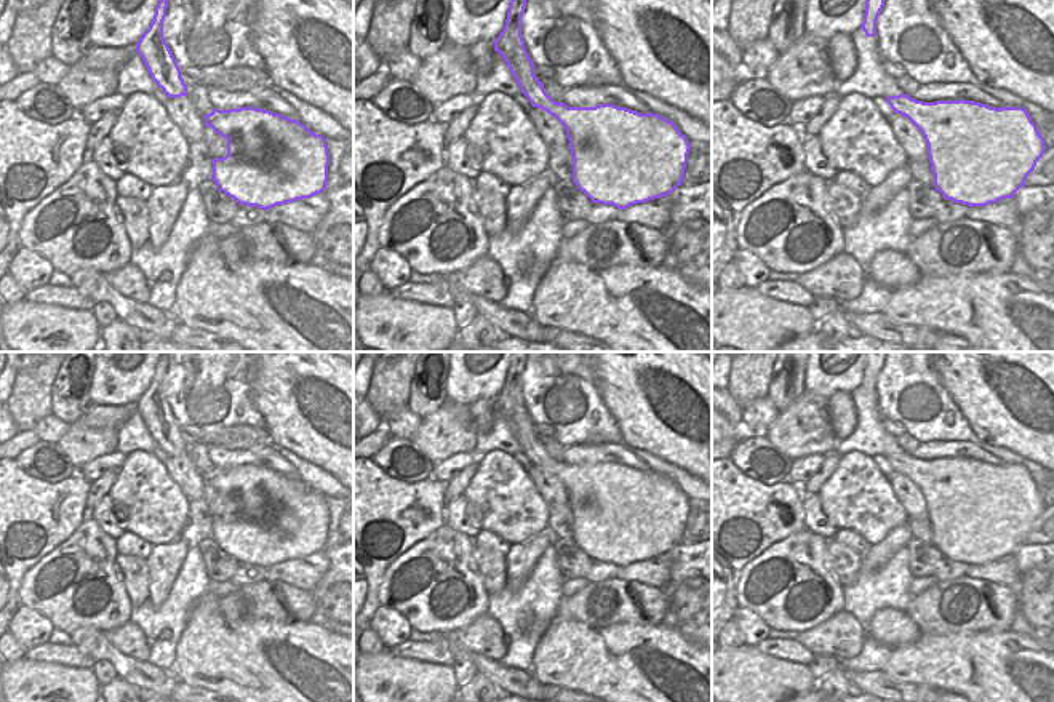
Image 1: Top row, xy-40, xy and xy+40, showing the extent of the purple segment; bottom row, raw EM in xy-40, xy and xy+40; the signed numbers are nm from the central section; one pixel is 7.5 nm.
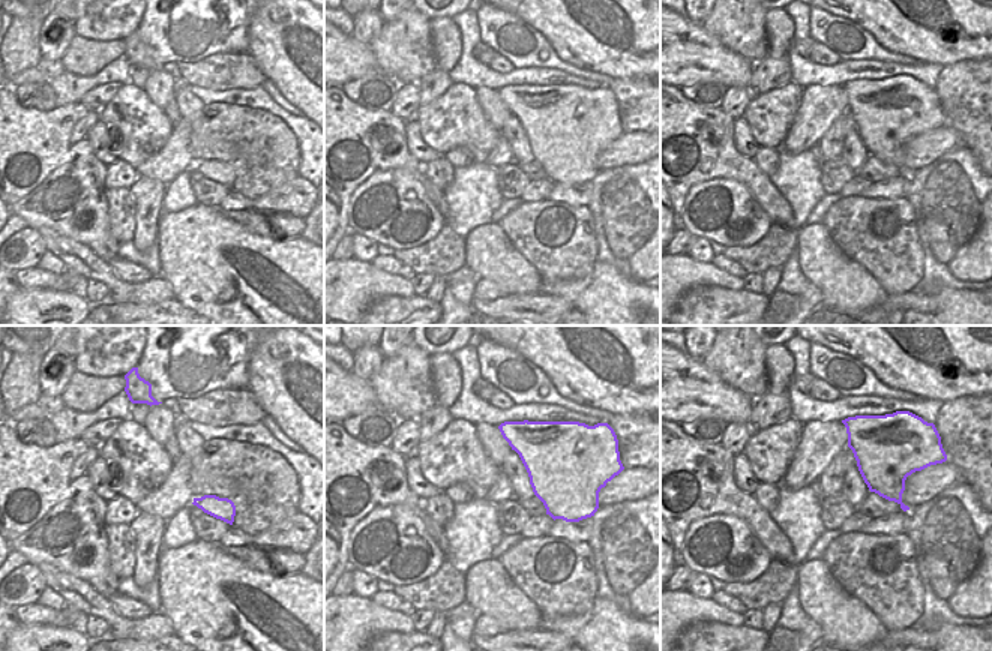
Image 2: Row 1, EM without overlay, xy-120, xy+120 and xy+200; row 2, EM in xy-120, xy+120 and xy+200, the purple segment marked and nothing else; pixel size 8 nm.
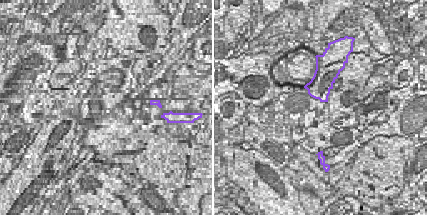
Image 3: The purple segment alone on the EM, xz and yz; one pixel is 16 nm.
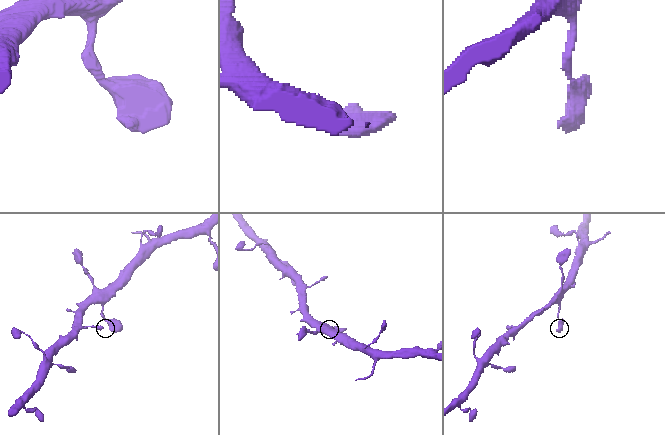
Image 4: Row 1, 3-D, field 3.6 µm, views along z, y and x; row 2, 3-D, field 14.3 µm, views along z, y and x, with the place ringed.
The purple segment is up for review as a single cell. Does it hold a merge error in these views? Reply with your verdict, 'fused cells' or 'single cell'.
single cell

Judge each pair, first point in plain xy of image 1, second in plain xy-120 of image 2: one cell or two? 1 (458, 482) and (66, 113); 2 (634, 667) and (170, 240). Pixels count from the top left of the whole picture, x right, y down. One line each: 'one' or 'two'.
1: two
2: one

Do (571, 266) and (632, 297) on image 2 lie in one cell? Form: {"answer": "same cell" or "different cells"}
{"answer": "different cells"}

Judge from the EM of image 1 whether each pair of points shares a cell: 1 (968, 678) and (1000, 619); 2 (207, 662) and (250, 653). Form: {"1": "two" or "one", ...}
{"1": "two", "2": "one"}

